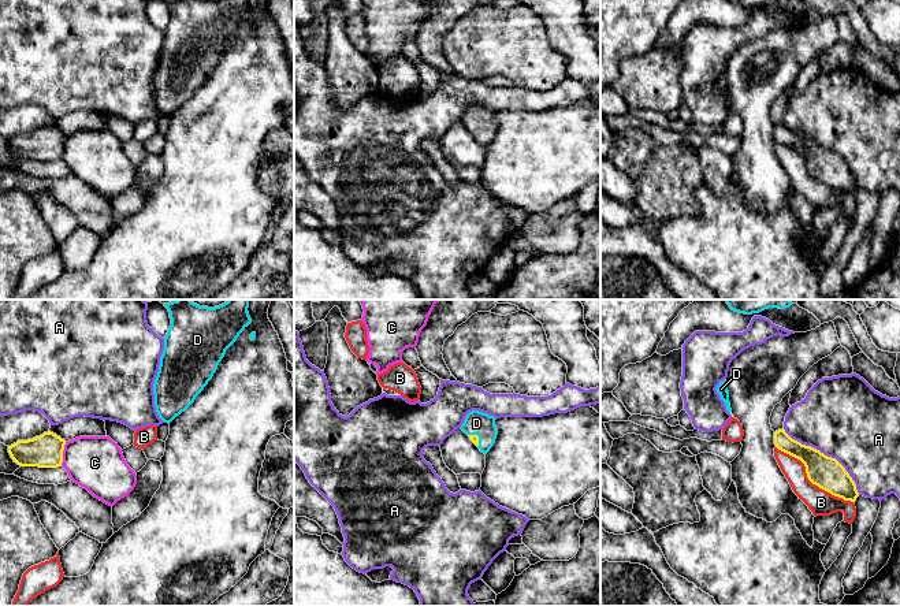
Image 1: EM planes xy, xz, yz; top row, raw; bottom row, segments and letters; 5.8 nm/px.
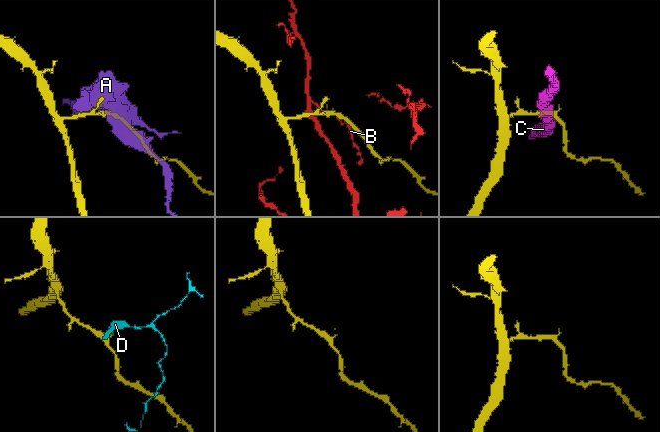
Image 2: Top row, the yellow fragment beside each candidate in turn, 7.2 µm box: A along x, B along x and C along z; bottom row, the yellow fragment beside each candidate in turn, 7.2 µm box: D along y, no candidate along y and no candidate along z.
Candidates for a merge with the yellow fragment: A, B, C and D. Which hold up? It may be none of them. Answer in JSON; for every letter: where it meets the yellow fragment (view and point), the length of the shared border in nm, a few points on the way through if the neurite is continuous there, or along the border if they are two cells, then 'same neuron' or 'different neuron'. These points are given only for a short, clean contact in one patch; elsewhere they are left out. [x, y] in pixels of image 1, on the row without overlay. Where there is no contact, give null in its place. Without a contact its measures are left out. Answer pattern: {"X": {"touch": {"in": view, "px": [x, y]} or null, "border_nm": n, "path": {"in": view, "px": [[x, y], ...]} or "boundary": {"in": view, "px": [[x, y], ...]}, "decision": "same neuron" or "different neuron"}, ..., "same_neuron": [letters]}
{"A": {"touch": {"in": "yz", "px": [826, 149]}, "border_nm": 600, "decision": "different neuron"}, "B": {"touch": {"in": "yz", "px": [810, 174]}, "border_nm": 550, "decision": "different neuron"}, "C": {"touch": {"in": "xy", "px": [62, 148]}, "border_nm": 150, "decision": "different neuron"}, "D": {"touch": {"in": "xz", "px": [478, 130]}, "border_nm": 100, "path": {"in": "xz", "px": [[473, 132], [478, 130], [476, 116]]}, "decision": "same neuron"}, "same_neuron": ["D"]}

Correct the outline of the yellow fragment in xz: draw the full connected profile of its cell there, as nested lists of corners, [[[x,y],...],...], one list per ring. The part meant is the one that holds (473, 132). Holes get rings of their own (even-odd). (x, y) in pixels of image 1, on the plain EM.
[[[472,104],[466,108],[461,119],[461,123],[484,148],[487,148],[494,140],[498,129],[495,114],[497,112],[494,109]]]

